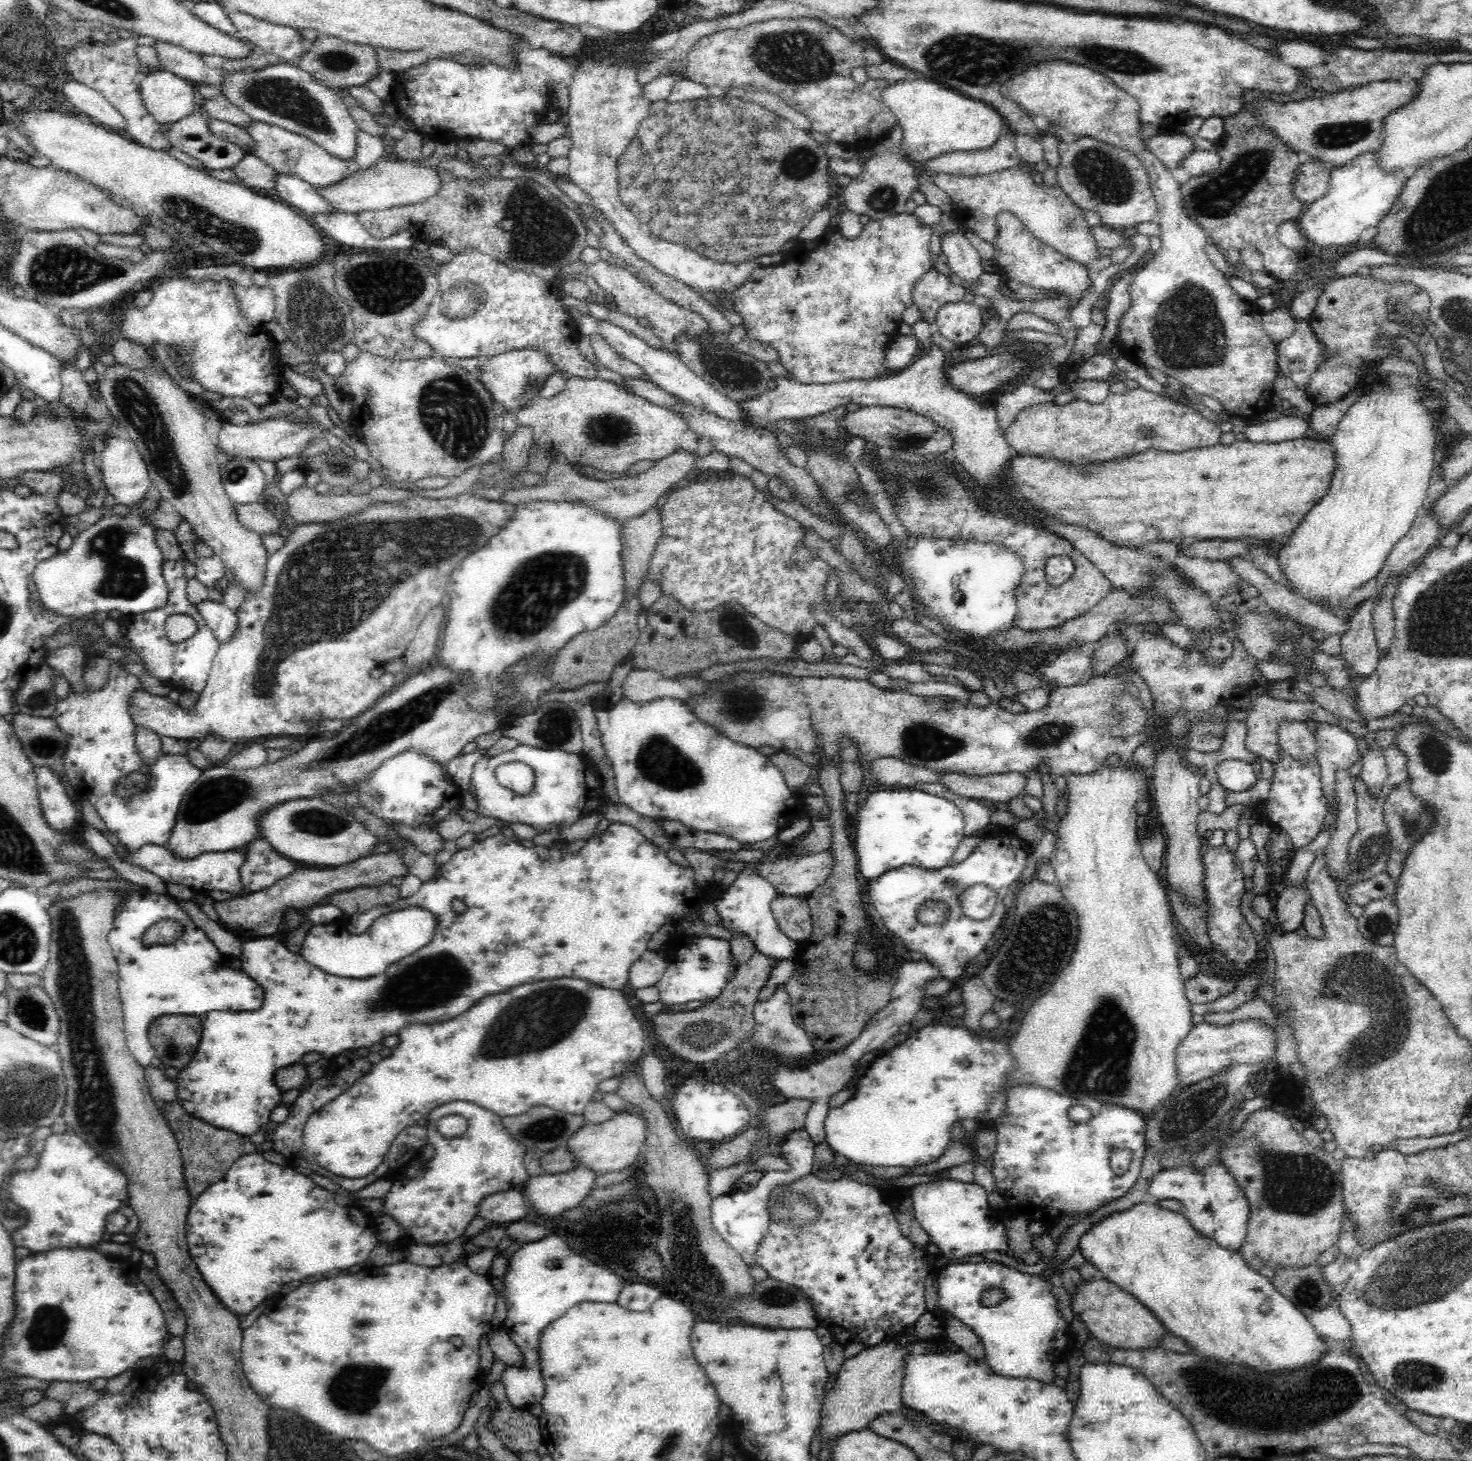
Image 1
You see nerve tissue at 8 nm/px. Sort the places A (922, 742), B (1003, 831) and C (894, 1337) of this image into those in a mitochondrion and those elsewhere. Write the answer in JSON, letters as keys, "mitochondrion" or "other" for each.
{"A":"mitochondrion","B":"other","C":"other"}

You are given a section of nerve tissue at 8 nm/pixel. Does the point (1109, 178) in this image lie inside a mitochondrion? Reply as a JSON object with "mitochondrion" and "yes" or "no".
{"mitochondrion":"yes"}

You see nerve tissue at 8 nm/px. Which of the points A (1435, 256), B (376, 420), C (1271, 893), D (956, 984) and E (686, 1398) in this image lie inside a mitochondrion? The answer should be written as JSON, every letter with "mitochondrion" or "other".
{"A":"other","B":"other","C":"other","D":"other","E":"other"}

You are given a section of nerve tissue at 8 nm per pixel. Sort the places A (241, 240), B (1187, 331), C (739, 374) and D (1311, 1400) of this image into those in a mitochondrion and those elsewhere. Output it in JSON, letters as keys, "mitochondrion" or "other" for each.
{"A":"mitochondrion","B":"mitochondrion","C":"mitochondrion","D":"mitochondrion"}

